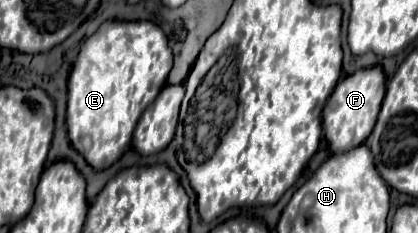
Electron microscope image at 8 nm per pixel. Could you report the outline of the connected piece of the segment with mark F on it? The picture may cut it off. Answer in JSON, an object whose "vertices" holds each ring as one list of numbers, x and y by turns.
{"vertices":[[379,65,355,71,335,85,329,101,323,107,323,131,333,153,343,153,345,149,353,149,353,145,361,145,365,141,365,137,373,131,373,121,377,119,383,95,385,75]]}

